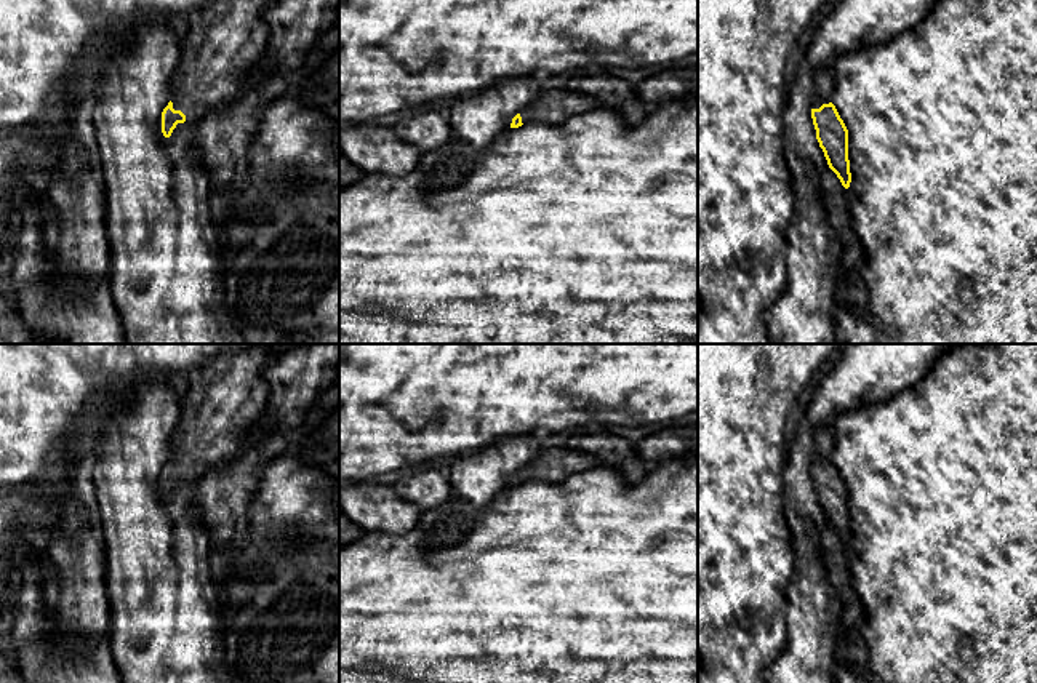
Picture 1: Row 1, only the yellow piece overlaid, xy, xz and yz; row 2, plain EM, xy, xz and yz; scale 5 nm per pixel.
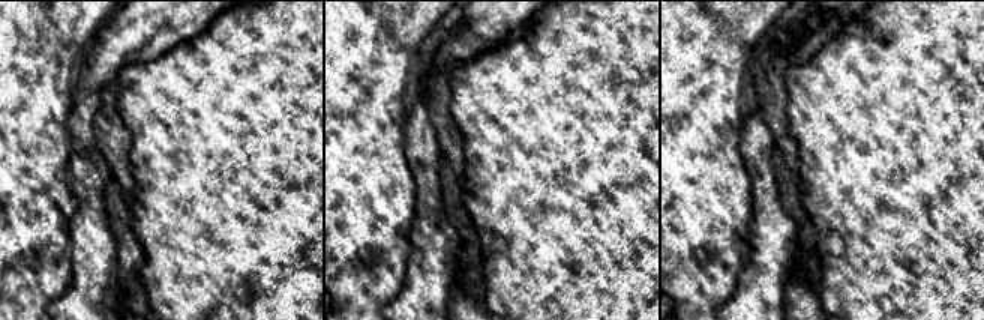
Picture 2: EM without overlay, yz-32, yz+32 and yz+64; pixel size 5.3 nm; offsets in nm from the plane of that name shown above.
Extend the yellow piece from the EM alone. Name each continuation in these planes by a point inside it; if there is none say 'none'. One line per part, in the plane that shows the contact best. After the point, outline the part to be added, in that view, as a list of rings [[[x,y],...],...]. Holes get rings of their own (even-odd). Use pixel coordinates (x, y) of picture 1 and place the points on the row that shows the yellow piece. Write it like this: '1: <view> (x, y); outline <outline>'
1: xy (228, 39); outline [[[211,0],[190,18],[190,30],[171,77],[171,102],[197,126],[213,110],[230,104],[251,78],[251,70],[264,58],[270,27],[266,8],[272,0]]]

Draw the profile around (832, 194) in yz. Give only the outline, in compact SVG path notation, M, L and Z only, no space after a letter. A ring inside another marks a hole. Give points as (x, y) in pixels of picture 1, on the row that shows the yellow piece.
M829 166L821 178L821 200L842 245L842 264L847 266L850 261L859 261L863 258L861 245L851 227L853 218L847 202L847 189Z

